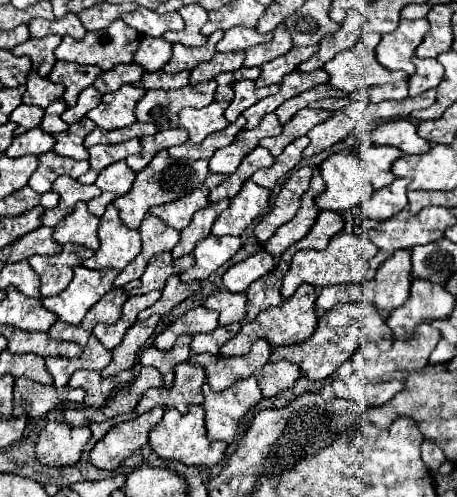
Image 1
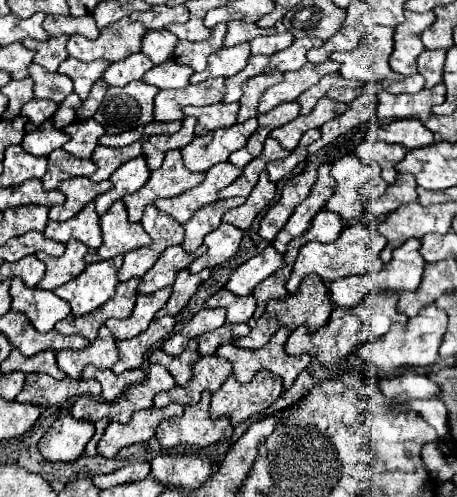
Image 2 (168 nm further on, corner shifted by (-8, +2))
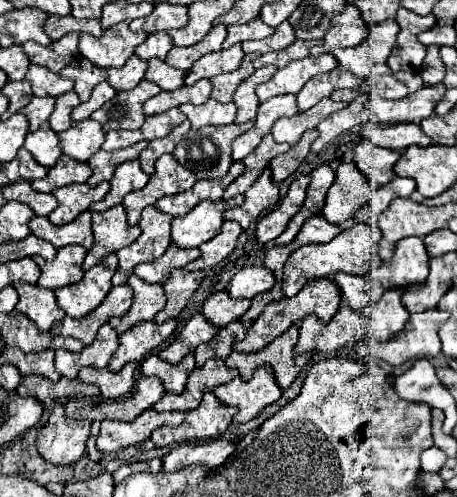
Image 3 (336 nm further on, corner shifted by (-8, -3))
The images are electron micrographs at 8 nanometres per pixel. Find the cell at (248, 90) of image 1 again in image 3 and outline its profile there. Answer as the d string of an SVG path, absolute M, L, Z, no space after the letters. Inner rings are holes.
M264 65L260 69L256 69L248 79L244 79L238 89L234 91L234 103L238 107L238 113L236 113L236 119L234 123L244 123L248 119L254 119L256 117L256 109L258 109L258 97L256 97L256 87L264 81L268 81L272 75L276 73L276 67L274 65Z

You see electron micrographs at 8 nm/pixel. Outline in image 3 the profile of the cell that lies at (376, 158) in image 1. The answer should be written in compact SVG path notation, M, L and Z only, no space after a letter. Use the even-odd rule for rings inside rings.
M362 141L354 149L354 163L370 181L378 185L384 185L392 179L394 163L398 159L400 159L398 151L372 145L370 141Z

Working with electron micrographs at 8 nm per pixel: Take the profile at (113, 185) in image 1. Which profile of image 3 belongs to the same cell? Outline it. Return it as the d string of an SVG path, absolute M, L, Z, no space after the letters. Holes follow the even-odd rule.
M132 159L128 163L118 165L116 171L114 171L114 175L112 175L112 179L110 179L110 191L108 191L108 195L102 201L92 203L90 211L106 211L106 209L122 203L122 199L124 199L126 193L142 189L148 183L150 177L140 169L138 163L140 163L138 159Z

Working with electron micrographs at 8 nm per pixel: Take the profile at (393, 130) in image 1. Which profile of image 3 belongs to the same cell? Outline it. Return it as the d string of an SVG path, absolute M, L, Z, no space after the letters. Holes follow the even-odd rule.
M364 123L364 137L380 147L388 147L394 151L404 151L410 145L428 147L432 141L418 125L404 123L404 125L378 125L378 123Z

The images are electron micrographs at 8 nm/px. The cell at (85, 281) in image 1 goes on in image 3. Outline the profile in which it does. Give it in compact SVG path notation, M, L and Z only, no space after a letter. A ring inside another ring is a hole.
M112 253L110 265L104 259L98 265L94 265L92 269L88 269L80 283L56 289L54 293L56 293L58 305L66 311L66 315L76 317L76 319L88 315L108 295L108 291L112 287L110 279L116 273L116 267L118 267L118 257Z

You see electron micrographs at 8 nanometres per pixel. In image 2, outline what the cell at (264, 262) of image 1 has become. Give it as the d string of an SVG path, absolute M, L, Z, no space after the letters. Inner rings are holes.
M272 246L244 262L228 280L226 288L238 296L252 294L252 290L270 274L284 268L284 258Z

